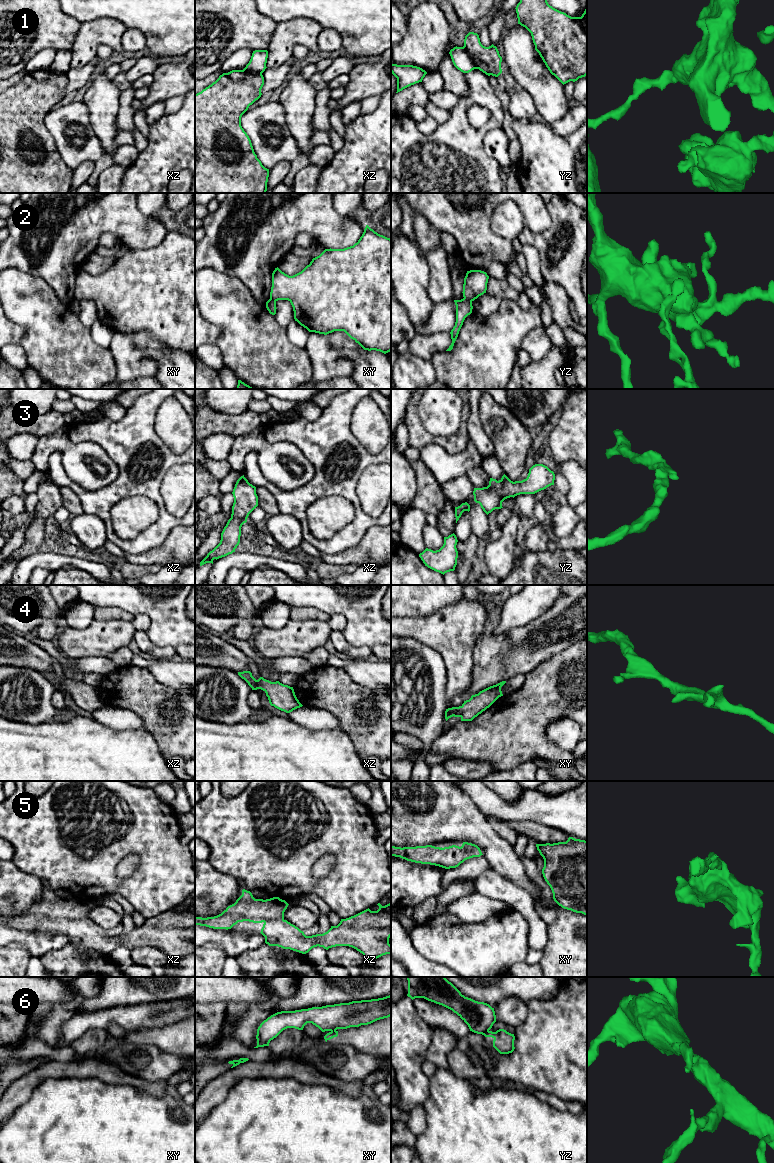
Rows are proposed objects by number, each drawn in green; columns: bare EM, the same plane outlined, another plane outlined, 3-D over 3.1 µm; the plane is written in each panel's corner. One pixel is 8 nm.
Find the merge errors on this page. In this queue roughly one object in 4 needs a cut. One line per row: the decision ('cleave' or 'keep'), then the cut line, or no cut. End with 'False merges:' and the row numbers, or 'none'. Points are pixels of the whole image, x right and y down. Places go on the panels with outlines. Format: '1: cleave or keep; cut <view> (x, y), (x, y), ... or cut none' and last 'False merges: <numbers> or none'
1: cleave; cut yz (463, 46), (476, 68)
2: cleave; cut yz (464, 297), (471, 302)
3: keep; cut none
4: keep; cut none
5: keep; cut none
6: cleave; cut yz (488, 1030), (483, 1034)
False merges: 1, 2, 6

